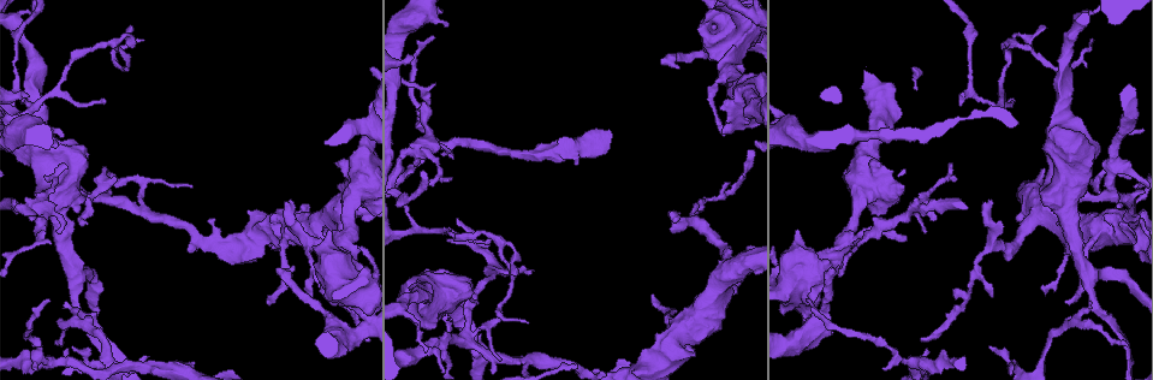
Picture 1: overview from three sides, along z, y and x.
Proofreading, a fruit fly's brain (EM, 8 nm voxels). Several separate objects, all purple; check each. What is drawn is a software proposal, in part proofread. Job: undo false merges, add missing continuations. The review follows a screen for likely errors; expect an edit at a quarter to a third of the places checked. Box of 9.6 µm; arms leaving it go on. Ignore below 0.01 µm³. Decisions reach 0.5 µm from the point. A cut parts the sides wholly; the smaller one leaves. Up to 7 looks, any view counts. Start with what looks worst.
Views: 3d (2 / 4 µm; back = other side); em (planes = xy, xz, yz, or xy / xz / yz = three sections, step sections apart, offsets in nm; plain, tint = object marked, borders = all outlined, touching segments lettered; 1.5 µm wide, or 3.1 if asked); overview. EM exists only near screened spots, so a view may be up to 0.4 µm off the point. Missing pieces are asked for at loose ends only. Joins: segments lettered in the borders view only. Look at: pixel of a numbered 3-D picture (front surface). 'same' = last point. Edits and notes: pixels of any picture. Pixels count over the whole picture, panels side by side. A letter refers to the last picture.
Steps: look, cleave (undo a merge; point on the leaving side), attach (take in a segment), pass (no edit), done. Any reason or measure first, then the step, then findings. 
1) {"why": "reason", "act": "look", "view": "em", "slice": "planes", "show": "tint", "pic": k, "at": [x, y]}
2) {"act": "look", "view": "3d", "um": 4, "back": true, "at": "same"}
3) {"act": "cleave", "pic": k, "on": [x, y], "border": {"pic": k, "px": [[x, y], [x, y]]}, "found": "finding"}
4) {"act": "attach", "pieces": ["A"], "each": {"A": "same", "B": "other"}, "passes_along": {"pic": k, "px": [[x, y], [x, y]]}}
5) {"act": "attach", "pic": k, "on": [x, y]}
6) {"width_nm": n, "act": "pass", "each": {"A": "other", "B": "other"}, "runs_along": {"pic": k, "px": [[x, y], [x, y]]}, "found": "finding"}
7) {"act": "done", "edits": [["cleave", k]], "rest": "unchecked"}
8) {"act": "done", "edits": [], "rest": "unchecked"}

{"why": "an open end", "act": "look", "view": "em", "slice": "planes", "show": "borders", "pic": 1, "at": [31, 219]}

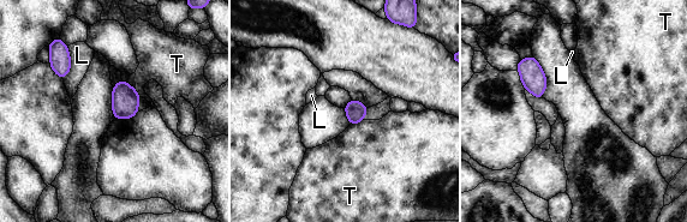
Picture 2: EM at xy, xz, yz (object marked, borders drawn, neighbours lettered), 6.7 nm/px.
{"act": "pass", "each": {"L": "other", "T": "other"}, "border": {"pic": 2, "px": [[121, 78], [141, 96]]}, "found": "no lettered segment goes on from it"}

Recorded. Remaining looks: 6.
{"act": "look", "view": "em", "slice": "planes", "show": "plain", "pic": 1, "at": [148, 357]}

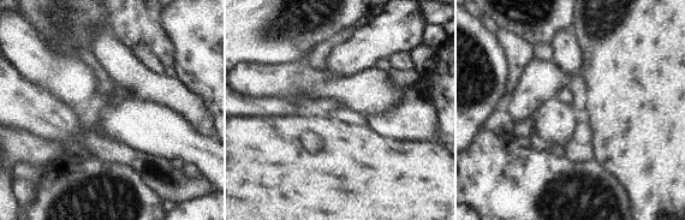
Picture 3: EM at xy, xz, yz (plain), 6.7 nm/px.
{"act": "look", "view": "em", "slice": "planes", "show": "borders", "at": "same"}

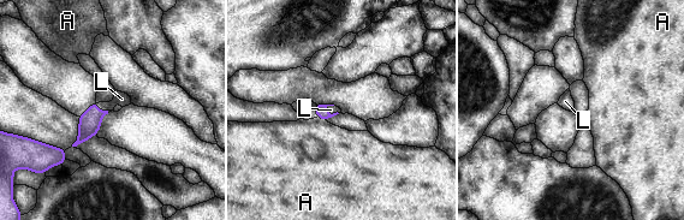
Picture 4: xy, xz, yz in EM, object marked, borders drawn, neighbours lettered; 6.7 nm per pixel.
{"act": "attach", "pieces": ["L"], "each": {"A": "other", "L": "same"}, "passes_along": {"pic": 4, "px": [[320, 110], [329, 113], [331, 110]]}, "found": "it goes on there"}

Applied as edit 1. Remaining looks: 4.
{"act": "look", "view": "overview"}

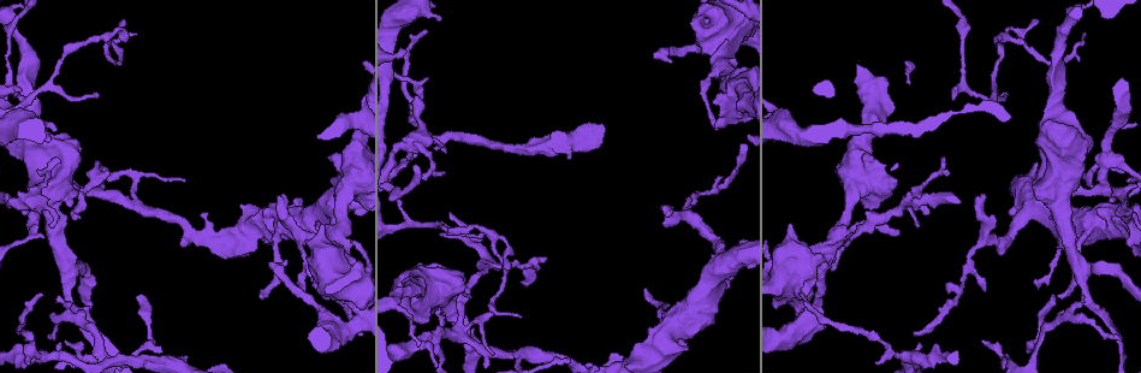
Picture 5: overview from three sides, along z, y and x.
{"why": "tapers out", "act": "look", "view": "3d", "um": 4, "back": true, "pic": 5, "at": [56, 340]}

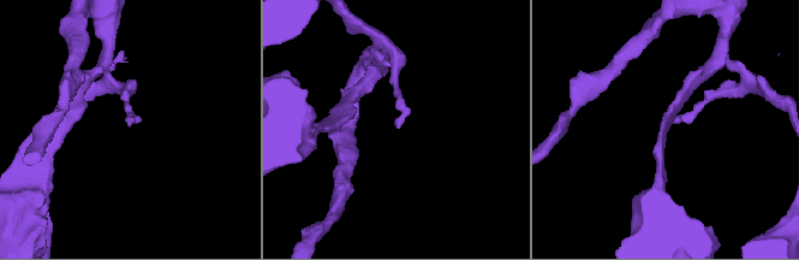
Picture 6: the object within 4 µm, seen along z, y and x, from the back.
{"act": "look", "view": "em", "slice": "xy", "step": 4, "show": "tint", "pic": 6, "at": [131, 123]}

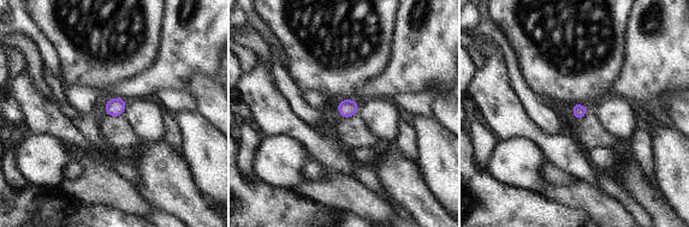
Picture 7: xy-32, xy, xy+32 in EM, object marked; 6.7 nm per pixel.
{"act": "look", "view": "em", "slice": "xy", "step": 4, "show": "borders", "at": "same"}

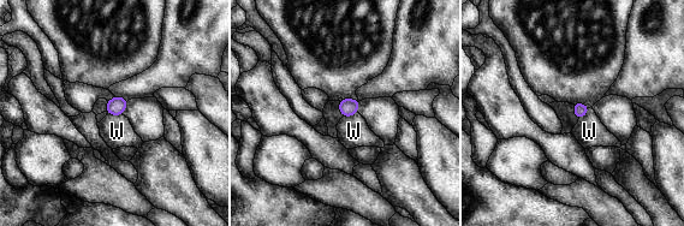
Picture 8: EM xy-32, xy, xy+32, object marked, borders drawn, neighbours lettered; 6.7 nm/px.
{"act": "pass", "each": {"W": "other"}, "border": {"pic": 8, "px": [[107, 112], [122, 114]]}, "found": "no lettered segment goes on from it"}

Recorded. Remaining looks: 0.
{"act": "done", "edits": [["attach", 4]], "rest": "unchecked"}

